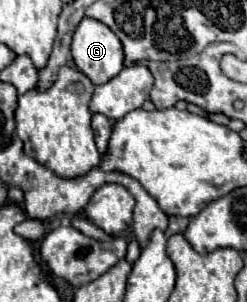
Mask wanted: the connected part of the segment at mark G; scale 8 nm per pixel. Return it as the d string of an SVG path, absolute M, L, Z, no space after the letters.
M82 18L72 38L72 58L80 72L94 84L106 84L124 68L124 52L118 36L102 22Z

